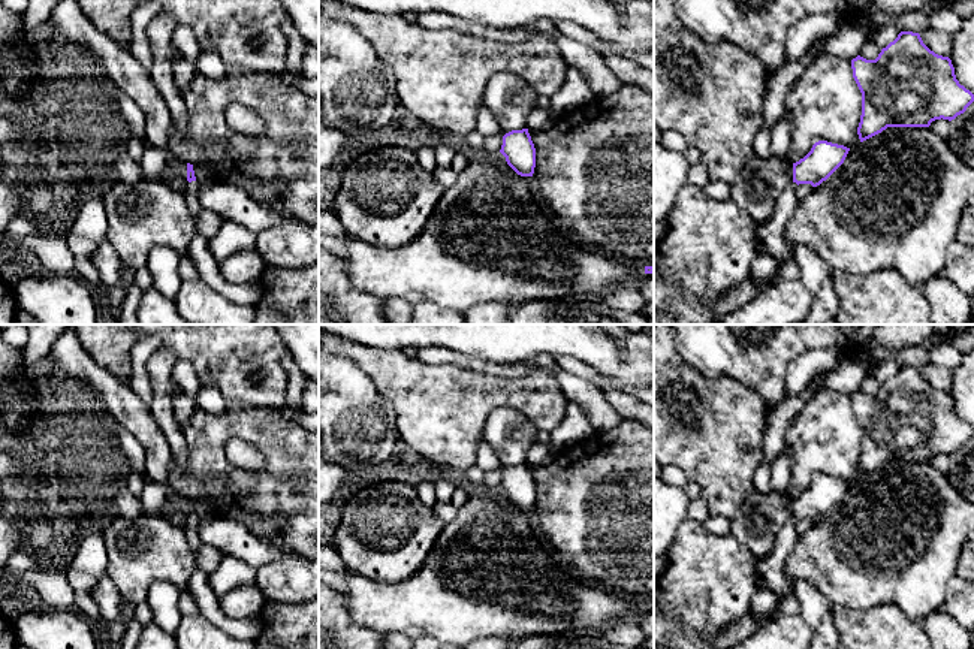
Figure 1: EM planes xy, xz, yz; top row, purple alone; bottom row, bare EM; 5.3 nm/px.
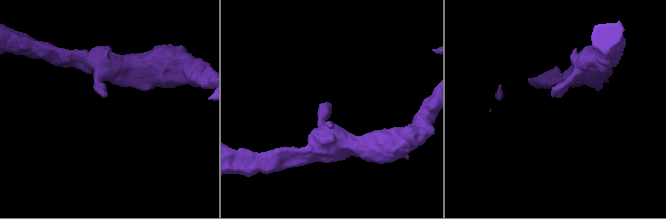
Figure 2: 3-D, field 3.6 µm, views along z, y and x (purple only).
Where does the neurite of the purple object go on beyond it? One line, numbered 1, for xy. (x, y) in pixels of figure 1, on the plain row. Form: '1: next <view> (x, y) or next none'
1: next none

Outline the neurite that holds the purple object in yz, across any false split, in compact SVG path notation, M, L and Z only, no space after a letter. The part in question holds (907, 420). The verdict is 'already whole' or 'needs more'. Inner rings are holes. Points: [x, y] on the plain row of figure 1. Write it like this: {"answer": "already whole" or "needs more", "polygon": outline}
{"answer": "already whole", "polygon": "M901 366L875 395L851 395L853 413L862 428L857 462L860 477L887 462L929 462L935 455L955 455L974 437L974 429L959 419L949 392L931 386L919 368Z"}

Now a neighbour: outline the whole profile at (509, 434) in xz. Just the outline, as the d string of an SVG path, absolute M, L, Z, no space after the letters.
M501 405L492 410L482 437L504 468L525 464L528 449L536 443L537 428L518 410Z

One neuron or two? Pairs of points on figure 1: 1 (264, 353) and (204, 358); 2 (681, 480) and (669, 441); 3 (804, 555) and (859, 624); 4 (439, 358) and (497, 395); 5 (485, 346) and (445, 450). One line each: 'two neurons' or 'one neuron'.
1: one neuron
2: two neurons
3: two neurons
4: two neurons
5: two neurons

